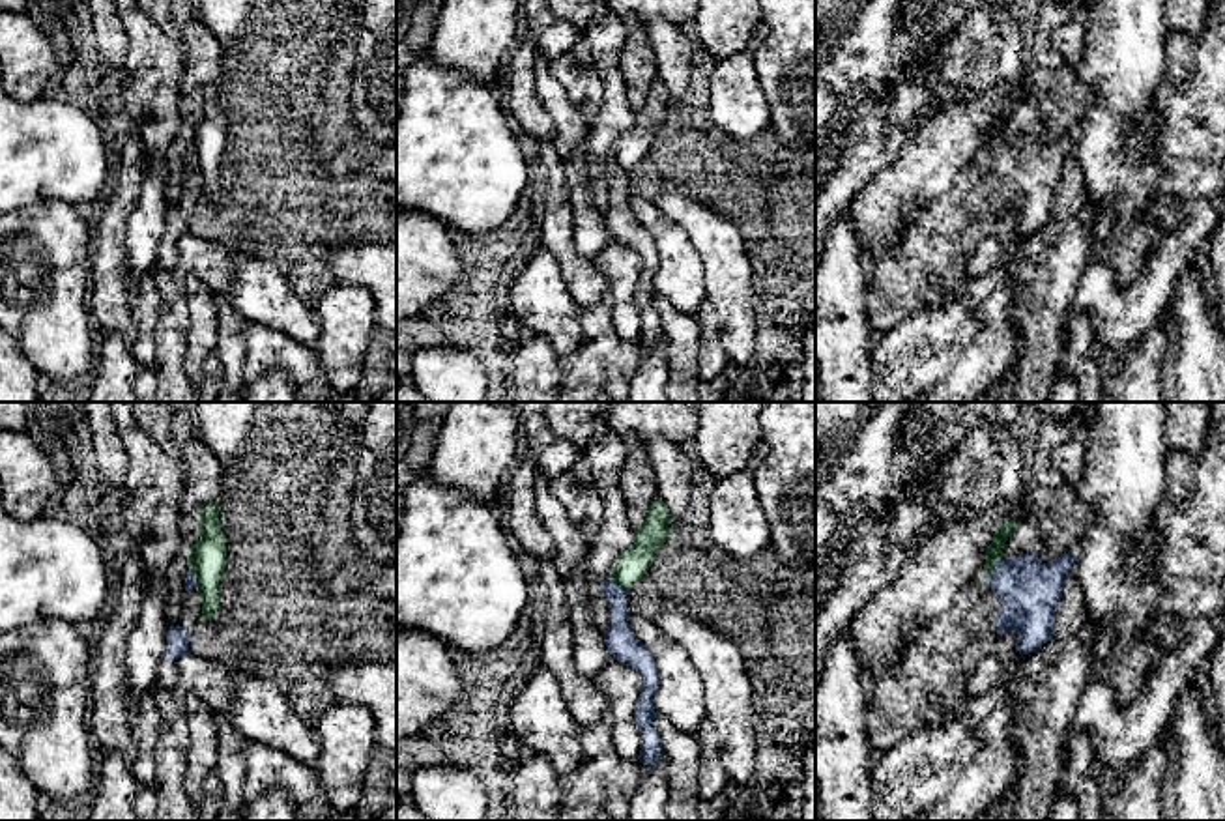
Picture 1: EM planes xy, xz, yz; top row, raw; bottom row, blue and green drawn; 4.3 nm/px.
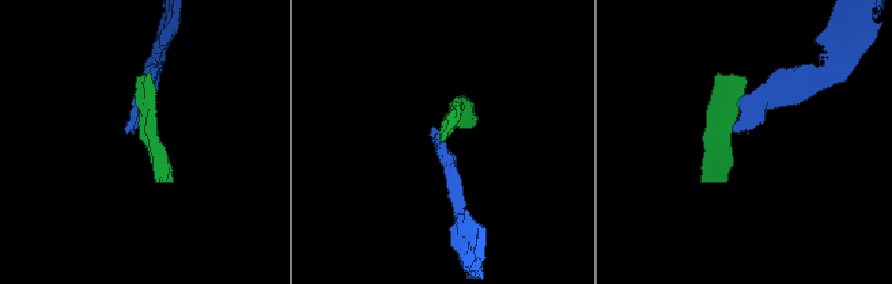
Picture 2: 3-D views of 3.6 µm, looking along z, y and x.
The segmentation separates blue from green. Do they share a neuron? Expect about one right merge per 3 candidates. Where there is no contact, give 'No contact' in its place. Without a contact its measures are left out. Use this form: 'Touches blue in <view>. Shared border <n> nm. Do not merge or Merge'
Touches blue in yz. Shared border 130 nm. Do not merge

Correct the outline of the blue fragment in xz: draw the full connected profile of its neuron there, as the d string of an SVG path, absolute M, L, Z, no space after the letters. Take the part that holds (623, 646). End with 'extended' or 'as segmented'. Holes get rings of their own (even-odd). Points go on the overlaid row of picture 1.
M610 576L602 580L600 591L608 600L610 625L604 632L604 641L612 660L630 666L641 677L641 690L636 703L636 722L641 731L641 754L638 759L647 767L658 767L662 765L662 741L653 724L656 718L653 696L660 683L656 662L628 625L632 613L627 602L627 589Z | as segmented

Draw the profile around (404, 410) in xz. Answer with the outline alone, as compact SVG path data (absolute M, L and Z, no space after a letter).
M396 402L396 471L398 462L411 445L415 428L413 402Z

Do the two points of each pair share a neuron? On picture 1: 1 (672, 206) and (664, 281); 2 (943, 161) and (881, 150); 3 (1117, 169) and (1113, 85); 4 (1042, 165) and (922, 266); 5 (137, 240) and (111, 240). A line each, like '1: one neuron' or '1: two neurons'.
1: two neurons
2: two neurons
3: one neuron
4: one neuron
5: two neurons

